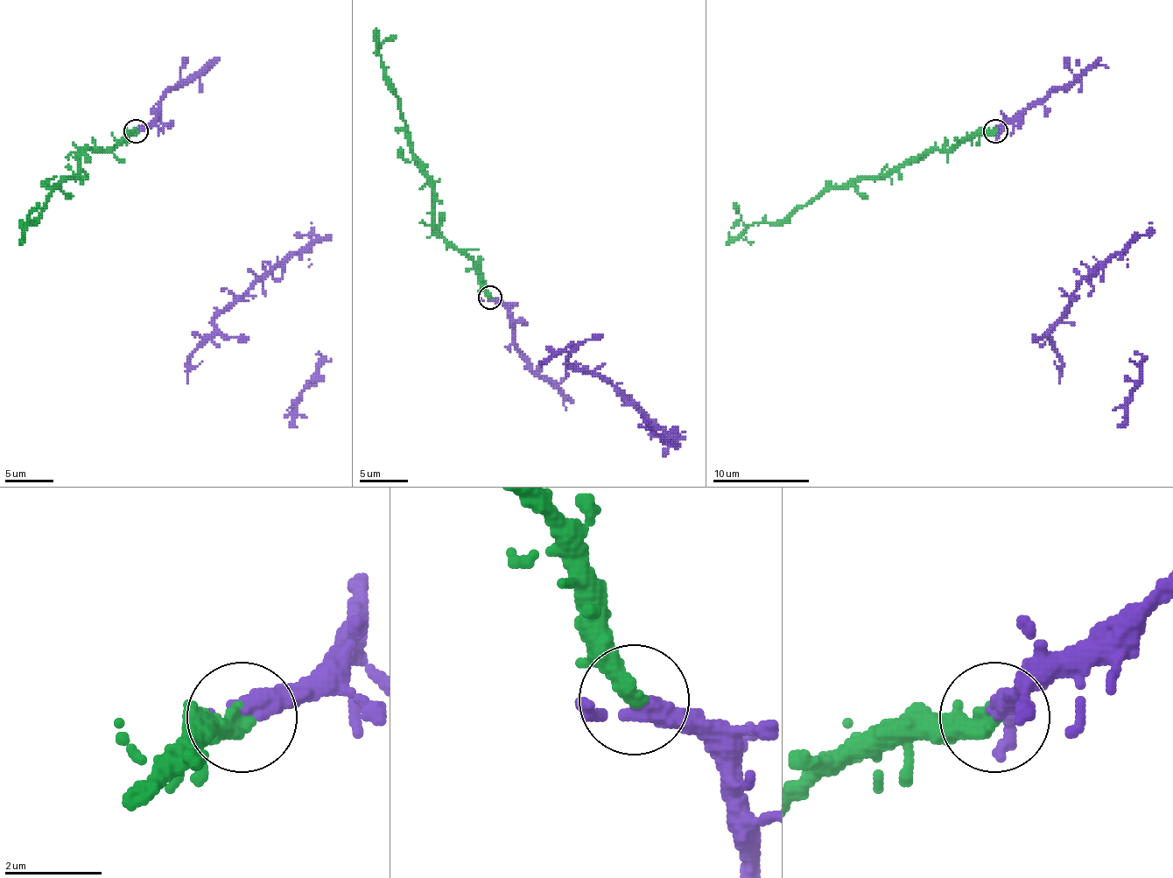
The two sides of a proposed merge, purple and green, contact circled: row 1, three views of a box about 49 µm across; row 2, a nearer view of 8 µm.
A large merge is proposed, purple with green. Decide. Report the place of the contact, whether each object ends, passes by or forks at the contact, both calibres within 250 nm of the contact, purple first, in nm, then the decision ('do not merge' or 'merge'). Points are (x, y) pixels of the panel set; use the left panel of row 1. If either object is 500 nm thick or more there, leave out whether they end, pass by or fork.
(136, 131) | purple passes by | green passes by | 320/280 nm | merge

